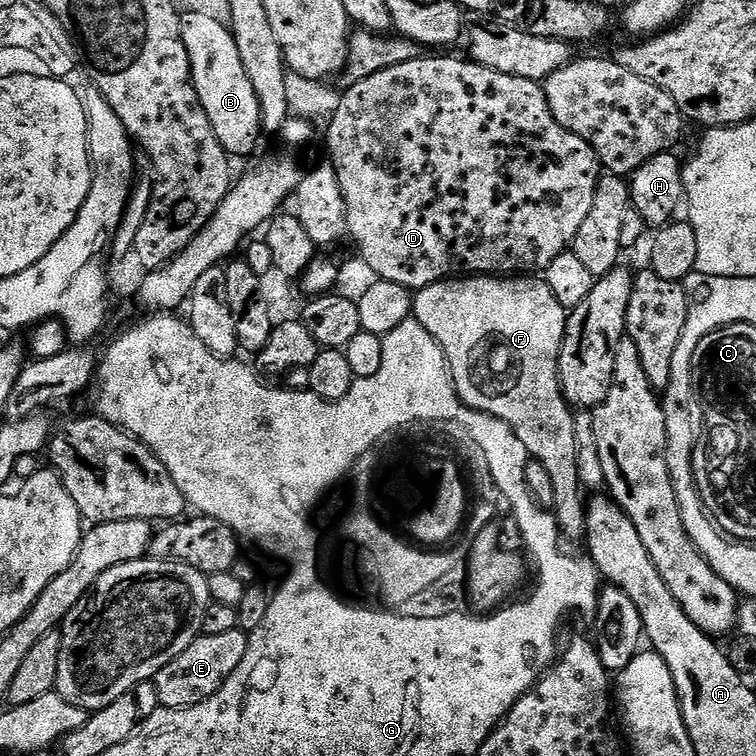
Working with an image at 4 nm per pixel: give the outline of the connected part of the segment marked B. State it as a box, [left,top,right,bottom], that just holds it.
[180,12,262,157]

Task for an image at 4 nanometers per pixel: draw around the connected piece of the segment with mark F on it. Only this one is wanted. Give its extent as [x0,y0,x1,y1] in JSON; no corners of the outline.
[411,276,586,541]

